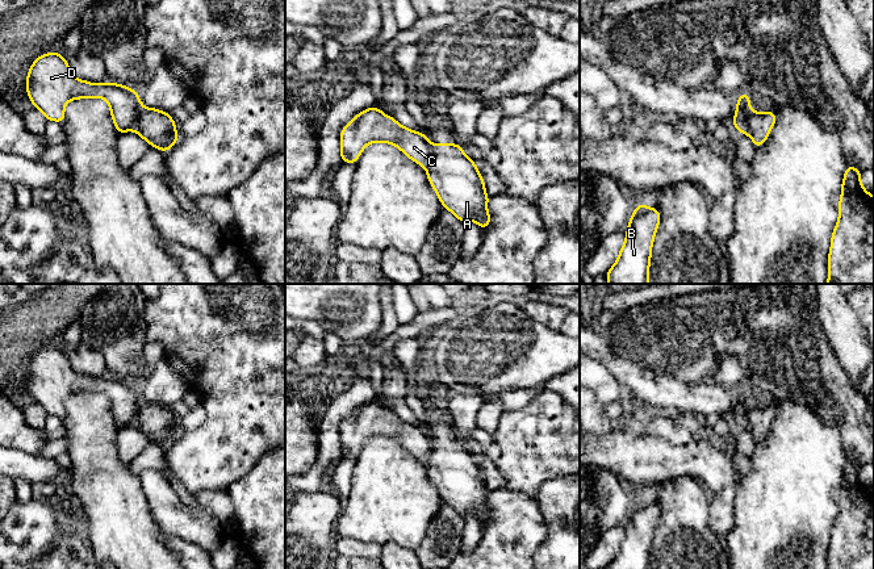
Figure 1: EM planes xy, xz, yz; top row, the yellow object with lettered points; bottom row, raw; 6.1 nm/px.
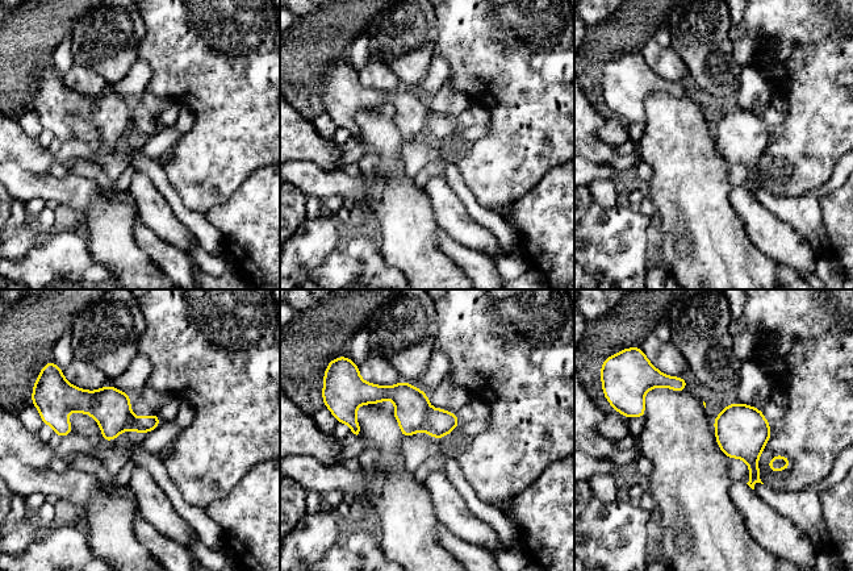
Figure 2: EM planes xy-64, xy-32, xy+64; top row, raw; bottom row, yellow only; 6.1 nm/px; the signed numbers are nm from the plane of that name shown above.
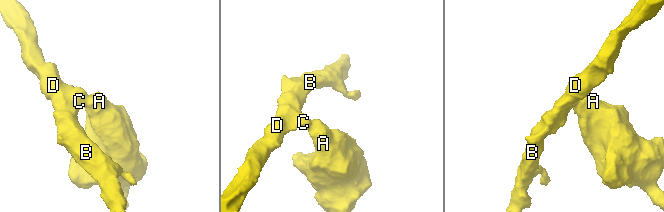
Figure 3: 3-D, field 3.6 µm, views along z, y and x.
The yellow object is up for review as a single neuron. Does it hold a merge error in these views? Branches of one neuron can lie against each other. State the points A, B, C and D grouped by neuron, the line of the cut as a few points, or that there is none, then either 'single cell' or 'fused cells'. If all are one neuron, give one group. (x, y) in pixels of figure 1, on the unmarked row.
A / B C D | xy (142, 401), (132, 423) | fused cells

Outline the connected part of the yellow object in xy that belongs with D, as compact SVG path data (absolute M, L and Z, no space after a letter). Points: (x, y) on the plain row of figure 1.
M46 347L34 353L26 371L26 388L47 415L63 418L64 398L76 393L105 393L118 428L134 423L142 402L135 384L117 378L96 378L76 373L63 350Z

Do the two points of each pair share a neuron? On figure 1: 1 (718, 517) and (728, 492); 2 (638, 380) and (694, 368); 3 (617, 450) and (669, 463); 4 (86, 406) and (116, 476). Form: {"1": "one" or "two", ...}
{"1": "one", "2": "two", "3": "one", "4": "one"}

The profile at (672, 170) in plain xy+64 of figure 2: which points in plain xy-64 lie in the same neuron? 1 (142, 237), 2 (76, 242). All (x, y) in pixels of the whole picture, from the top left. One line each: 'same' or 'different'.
1: different
2: different

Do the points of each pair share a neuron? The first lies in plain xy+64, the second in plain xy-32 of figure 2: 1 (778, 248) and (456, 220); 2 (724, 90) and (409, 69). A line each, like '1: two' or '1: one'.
1: one
2: one

